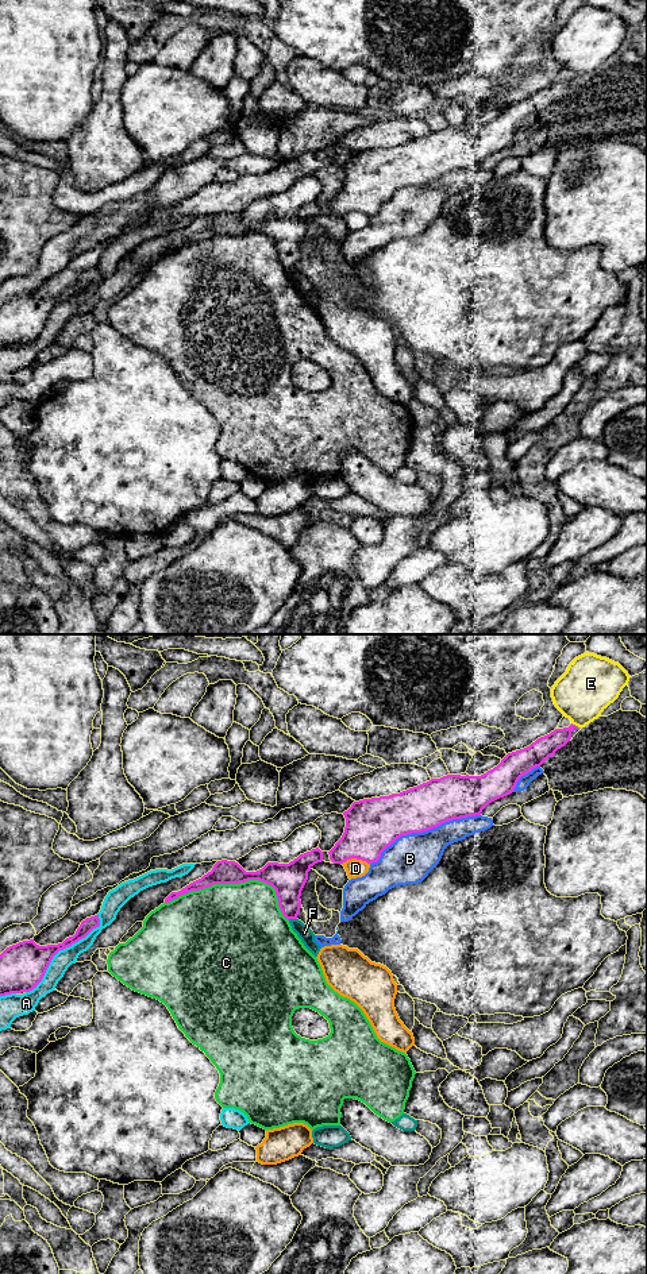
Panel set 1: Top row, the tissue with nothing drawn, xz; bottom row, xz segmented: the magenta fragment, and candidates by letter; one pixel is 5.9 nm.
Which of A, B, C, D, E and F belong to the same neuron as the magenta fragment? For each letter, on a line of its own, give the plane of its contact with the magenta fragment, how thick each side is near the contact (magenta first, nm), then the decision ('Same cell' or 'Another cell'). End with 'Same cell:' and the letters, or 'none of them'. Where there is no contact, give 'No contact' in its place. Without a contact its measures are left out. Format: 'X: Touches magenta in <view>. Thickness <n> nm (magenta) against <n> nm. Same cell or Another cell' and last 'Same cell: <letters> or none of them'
A: Touches magenta in xz. Thickness 260 nm (magenta) against 110 nm. Another cell
B: Touches magenta in xz. Thickness 280 nm (magenta) against 280 nm. Another cell
C: Touches magenta in xz. Thickness 140 nm (magenta) against 500 nm. Another cell
D: Touches magenta in xz. Thickness 320 nm (magenta) against 110 nm. Another cell
E: Touches magenta in xz. Thickness 130 nm (magenta) against 320 nm. Another cell
F: Touches magenta in xz. Thickness 200 nm (magenta) against 90 nm. Another cell
Same cell: none of them

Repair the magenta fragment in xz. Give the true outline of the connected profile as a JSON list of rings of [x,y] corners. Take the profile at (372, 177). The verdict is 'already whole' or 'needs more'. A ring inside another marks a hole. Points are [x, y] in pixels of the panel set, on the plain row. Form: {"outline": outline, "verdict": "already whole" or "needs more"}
{"outline": [[[571,76],[569,80],[555,81],[529,99],[508,105],[497,119],[481,128],[447,127],[440,131],[431,131],[400,146],[354,154],[343,165],[346,170],[344,185],[328,204],[330,212],[334,216],[343,216],[347,212],[357,211],[373,216],[401,188],[423,185],[452,171],[481,167],[489,155],[512,146],[521,128],[540,119],[558,101],[565,99],[571,90],[571,84],[577,80]]], "verdict": "already whole"}

